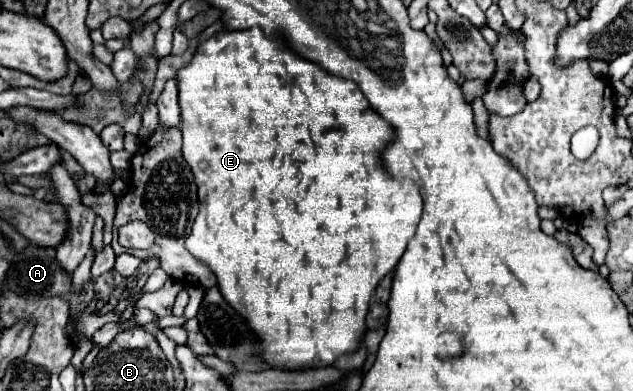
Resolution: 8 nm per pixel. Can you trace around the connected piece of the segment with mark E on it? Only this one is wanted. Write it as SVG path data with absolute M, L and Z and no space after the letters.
M261 29L233 31L213 35L205 43L201 43L187 67L181 67L177 73L179 85L179 107L181 107L181 133L183 133L183 157L189 163L195 183L199 187L199 215L193 223L193 231L185 241L189 253L201 259L217 277L217 287L221 295L253 331L257 339L257 357L267 365L281 371L307 371L321 369L333 365L341 355L355 353L365 335L365 315L369 307L369 299L377 287L377 283L393 271L397 261L401 259L407 241L415 235L415 227L421 217L423 201L419 195L419 187L409 181L395 181L381 169L381 149L393 137L393 129L385 123L367 103L357 83L349 79L339 79L329 75L319 65L301 59L285 45L281 39L273 41L271 37L263 37Z

